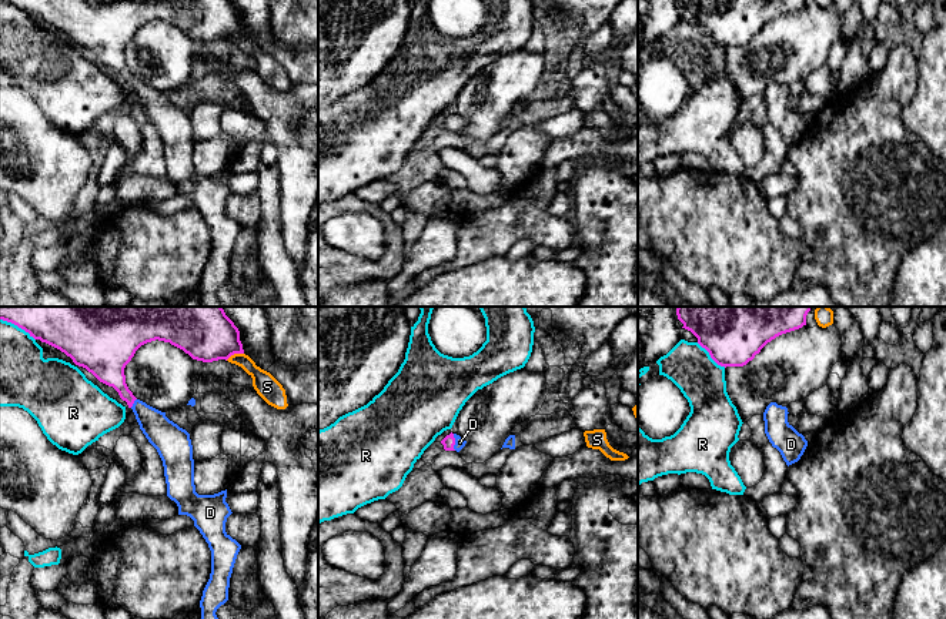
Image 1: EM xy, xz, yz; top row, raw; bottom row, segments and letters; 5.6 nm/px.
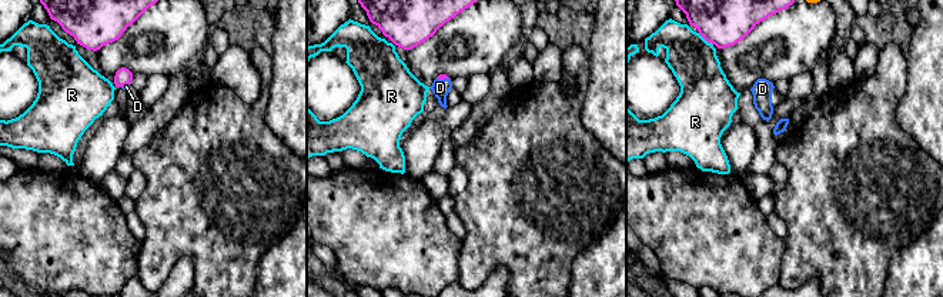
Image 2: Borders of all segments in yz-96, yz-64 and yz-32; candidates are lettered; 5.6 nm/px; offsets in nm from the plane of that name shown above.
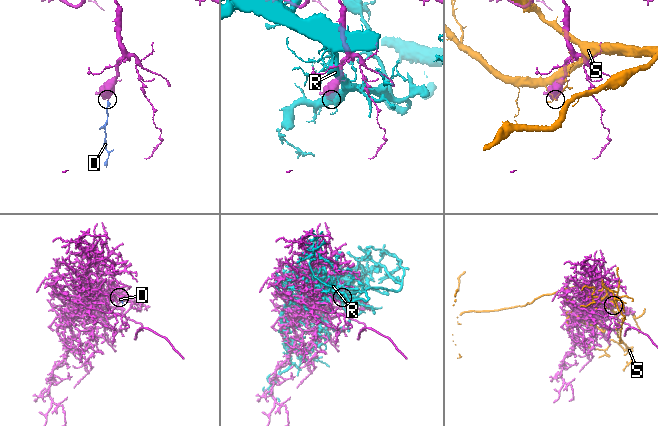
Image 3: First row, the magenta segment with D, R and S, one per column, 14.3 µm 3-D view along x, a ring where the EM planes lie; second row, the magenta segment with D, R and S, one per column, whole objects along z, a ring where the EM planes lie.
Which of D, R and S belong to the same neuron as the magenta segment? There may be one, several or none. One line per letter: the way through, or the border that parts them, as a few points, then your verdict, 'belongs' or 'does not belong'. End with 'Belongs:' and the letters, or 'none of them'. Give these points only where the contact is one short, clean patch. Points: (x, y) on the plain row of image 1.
D: across xz (448, 123), (454, 123), (460, 123) | belongs
R: does not belong
S: does not belong
Belongs: D

